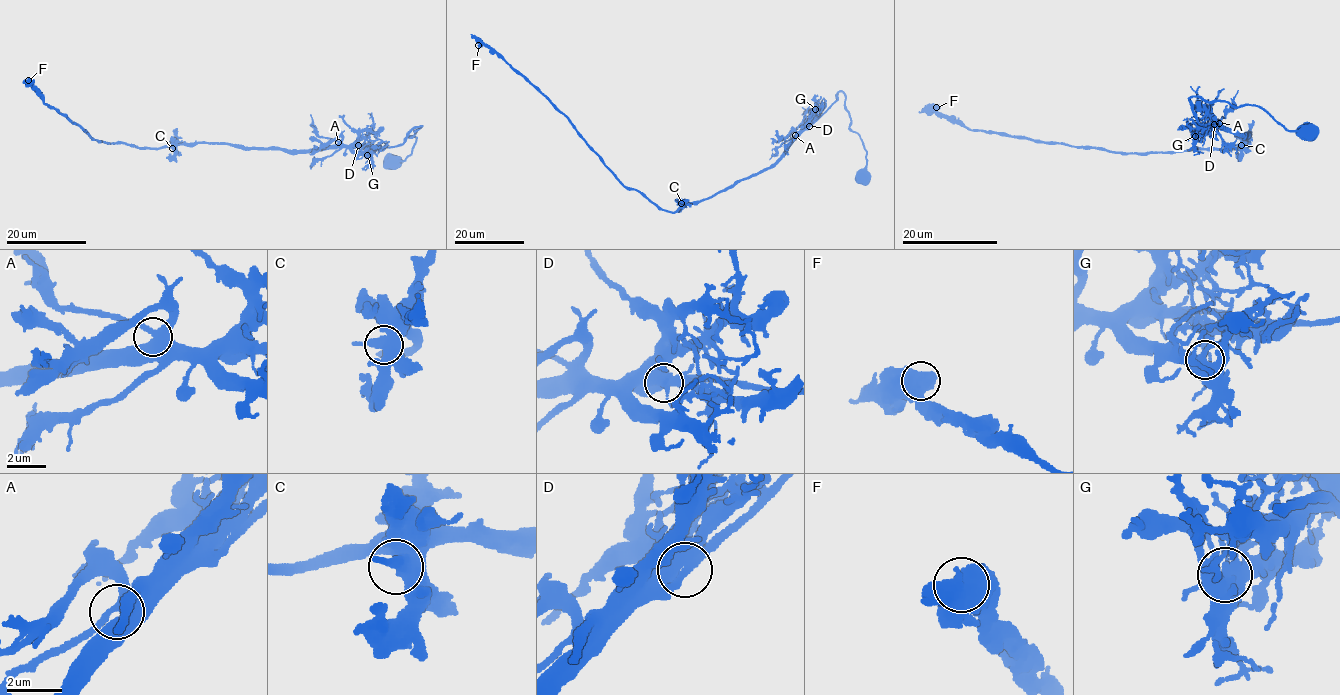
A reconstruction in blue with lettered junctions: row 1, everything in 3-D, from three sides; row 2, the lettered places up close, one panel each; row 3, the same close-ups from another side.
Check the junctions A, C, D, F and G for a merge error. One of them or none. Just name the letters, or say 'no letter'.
no letter

